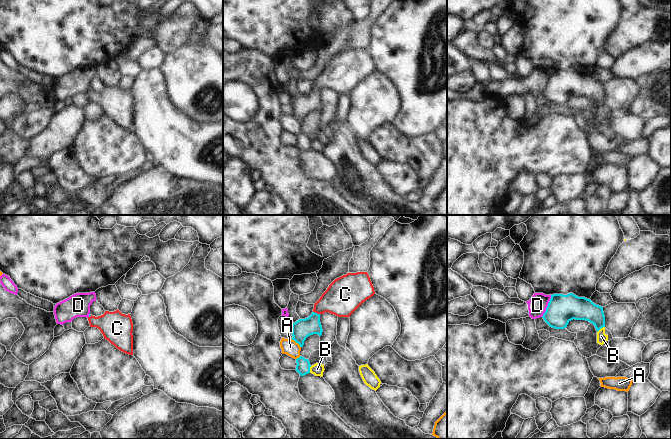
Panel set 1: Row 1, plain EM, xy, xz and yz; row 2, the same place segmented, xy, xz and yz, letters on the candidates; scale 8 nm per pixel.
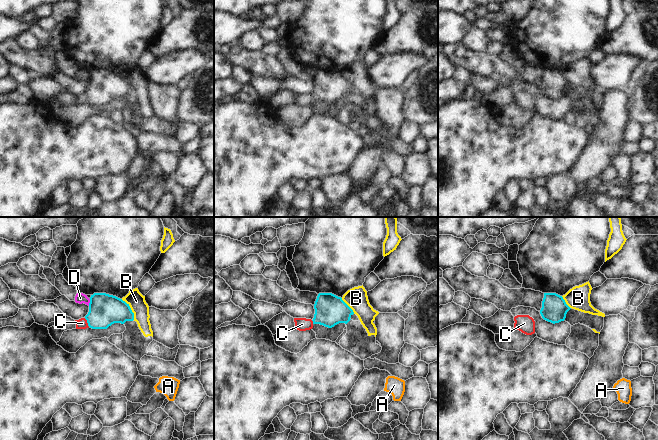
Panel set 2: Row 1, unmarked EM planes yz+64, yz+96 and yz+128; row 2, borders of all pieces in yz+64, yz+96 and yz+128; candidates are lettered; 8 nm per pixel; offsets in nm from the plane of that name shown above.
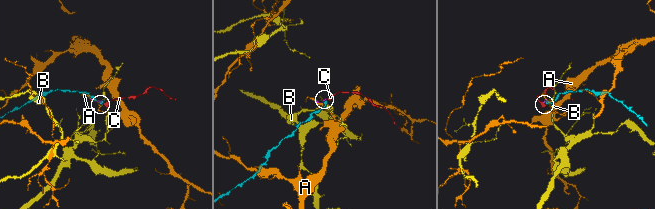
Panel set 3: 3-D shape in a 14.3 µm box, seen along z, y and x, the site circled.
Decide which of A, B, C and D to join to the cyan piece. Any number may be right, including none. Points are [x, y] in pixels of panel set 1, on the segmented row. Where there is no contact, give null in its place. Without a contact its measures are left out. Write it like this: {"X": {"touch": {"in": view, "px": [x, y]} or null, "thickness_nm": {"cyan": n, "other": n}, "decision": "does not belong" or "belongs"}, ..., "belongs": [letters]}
{"A": {"touch": {"in": "xz", "px": [296, 342]}, "thickness_nm": {"cyan": 160, "other": 120}, "decision": "does not belong"}, "B": {"touch": {"in": "yz", "px": [600, 328]}, "thickness_nm": {"cyan": 190, "other": 80}, "decision": "does not belong"}, "C": {"touch": {"in": "xz", "px": [316, 313]}, "thickness_nm": {"cyan": 160, "other": 280}, "decision": "belongs"}, "D": {"touch": {"in": "yz", "px": [547, 306]}, "thickness_nm": {"cyan": 240, "other": 150}, "decision": "does not belong"}, "belongs": ["C"]}

